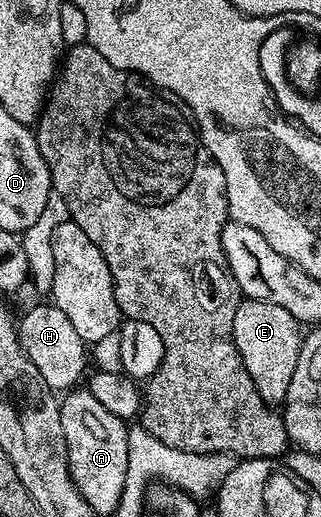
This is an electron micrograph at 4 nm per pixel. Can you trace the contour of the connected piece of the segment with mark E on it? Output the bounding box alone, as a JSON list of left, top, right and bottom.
[233,297,300,406]

